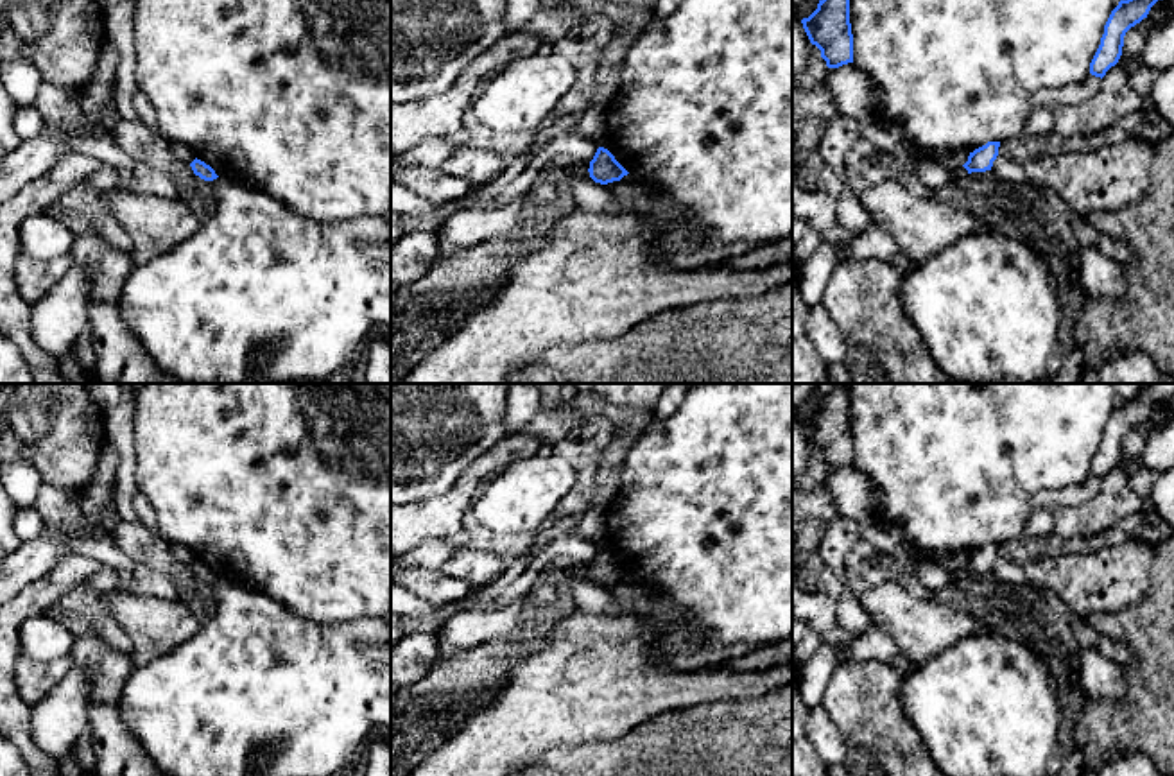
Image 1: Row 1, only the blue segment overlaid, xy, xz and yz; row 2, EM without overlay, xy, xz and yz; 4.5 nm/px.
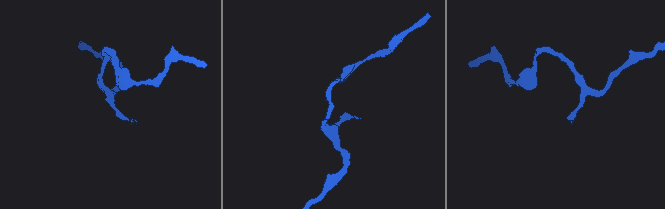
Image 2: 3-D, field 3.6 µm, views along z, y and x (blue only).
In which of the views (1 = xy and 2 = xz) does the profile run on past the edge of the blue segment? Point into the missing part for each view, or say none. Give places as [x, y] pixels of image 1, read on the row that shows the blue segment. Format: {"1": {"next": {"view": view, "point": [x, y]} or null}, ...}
{"1": {"next": null}, "2": {"next": null}}

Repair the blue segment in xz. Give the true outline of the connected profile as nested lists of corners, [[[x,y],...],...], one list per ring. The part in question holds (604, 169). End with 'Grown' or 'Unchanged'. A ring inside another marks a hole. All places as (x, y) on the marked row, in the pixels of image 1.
[[[599,147],[593,160],[590,161],[590,177],[595,183],[608,185],[613,181],[620,181],[629,172],[615,160],[615,156],[604,149]]]. Unchanged

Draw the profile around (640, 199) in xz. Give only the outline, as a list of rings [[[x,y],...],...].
[[[620,179],[604,186],[617,203],[627,208],[629,215],[667,219],[674,211],[672,201],[660,195],[658,190],[647,183],[626,183]]]

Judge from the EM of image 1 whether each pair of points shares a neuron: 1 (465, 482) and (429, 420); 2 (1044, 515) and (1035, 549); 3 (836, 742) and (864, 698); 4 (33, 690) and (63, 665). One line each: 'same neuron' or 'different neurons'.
1: different neurons
2: different neurons
3: different neurons
4: same neuron

